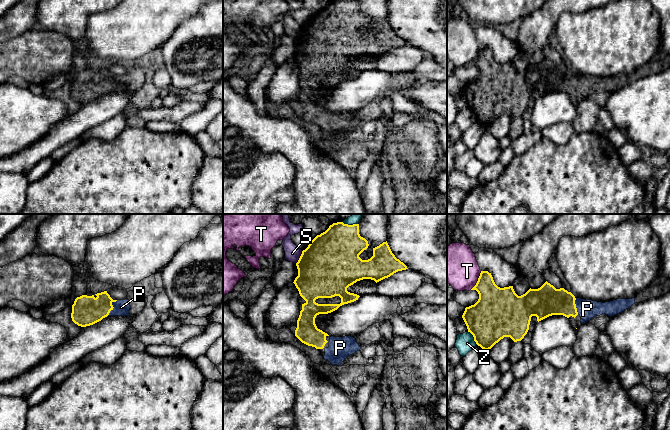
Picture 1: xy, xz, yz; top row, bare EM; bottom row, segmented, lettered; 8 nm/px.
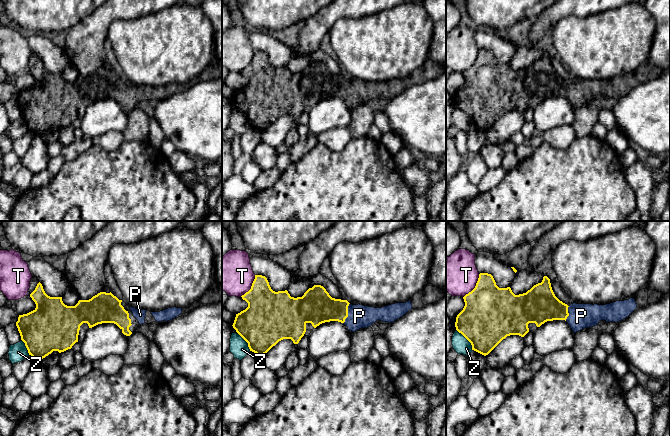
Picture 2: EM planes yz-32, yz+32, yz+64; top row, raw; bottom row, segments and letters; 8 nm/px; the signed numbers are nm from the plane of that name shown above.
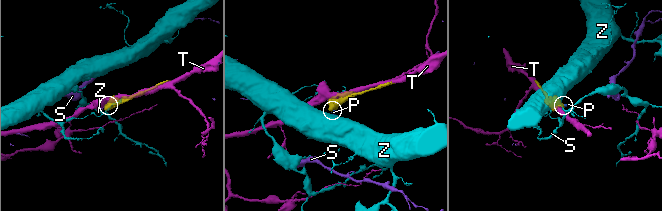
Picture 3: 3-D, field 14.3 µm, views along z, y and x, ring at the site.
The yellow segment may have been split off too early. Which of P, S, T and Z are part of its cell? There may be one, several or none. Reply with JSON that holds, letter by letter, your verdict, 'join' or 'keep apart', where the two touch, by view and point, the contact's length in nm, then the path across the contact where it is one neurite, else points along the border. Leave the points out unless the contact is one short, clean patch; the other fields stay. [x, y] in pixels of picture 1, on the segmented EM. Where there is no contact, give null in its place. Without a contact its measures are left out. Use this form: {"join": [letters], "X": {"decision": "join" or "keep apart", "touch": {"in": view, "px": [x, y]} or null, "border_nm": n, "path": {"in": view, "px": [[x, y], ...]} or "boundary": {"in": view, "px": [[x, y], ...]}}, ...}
{"join": ["P"], "P": {"decision": "join", "touch": {"in": "xy", "px": [113, 307]}, "border_nm": 150, "path": {"in": "xy", "px": [[87, 310], [113, 307], [121, 307]]}}, "S": {"decision": "keep apart", "touch": {"in": "xz", "px": [300, 257]}, "border_nm": 120, "boundary": {"in": "xz", "px": [[302, 251], [296, 263]]}}, "T": {"decision": "keep apart", "touch": {"in": "yz", "px": [478, 280]}, "border_nm": 180}, "Z": {"decision": "keep apart", "touch": {"in": "yz", "px": [474, 338]}, "border_nm": 130}}

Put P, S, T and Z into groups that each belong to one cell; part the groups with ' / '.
P / S / T / Z

